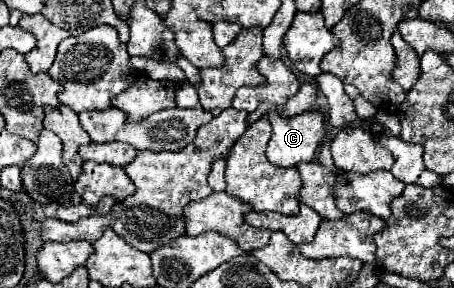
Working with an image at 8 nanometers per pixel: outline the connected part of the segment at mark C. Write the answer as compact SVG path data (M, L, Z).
M275 111L267 113L271 125L273 125L273 137L267 145L267 159L279 167L295 167L297 163L311 161L315 157L315 151L319 149L321 141L325 139L325 121L319 111L307 111L293 117L281 117Z

